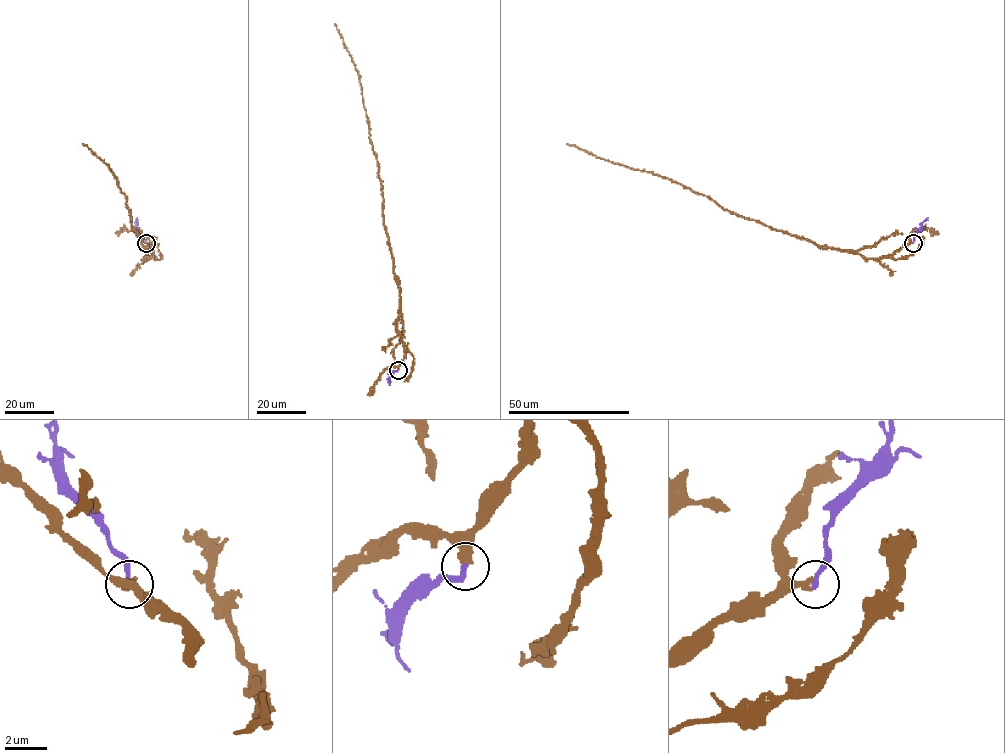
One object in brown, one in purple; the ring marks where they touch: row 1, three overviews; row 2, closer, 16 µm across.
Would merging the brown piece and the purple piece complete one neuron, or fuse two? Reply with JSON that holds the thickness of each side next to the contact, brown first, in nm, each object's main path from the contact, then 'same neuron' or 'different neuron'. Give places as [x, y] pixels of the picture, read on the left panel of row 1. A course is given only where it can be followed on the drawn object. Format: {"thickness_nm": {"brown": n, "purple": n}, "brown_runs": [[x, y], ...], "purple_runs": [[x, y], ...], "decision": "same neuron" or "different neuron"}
{"thickness_nm": {"brown": 360, "purple": 260}, "brown_runs": [[146, 242], [153, 249], [147, 259], [147, 249], [133, 229], [126, 199], [116, 178], [107, 165], [82, 143]], "purple_runs": [[146, 243], [138, 230], [137, 218]], "decision": "different neuron"}

